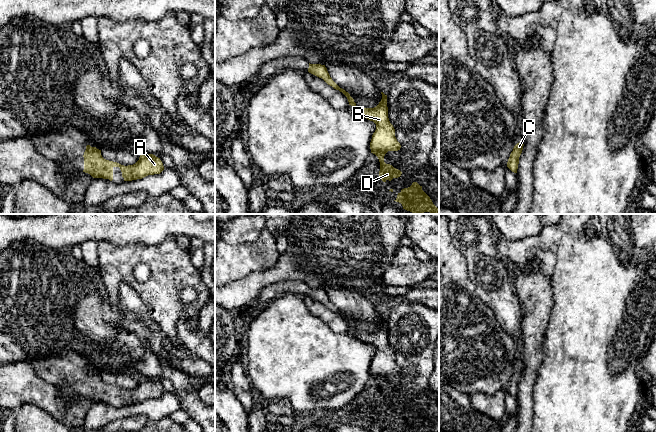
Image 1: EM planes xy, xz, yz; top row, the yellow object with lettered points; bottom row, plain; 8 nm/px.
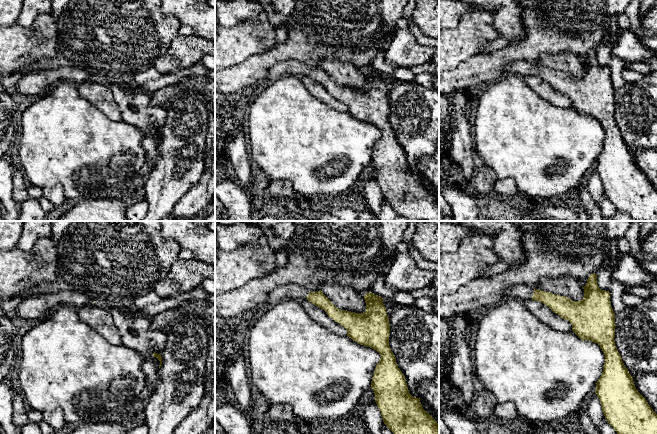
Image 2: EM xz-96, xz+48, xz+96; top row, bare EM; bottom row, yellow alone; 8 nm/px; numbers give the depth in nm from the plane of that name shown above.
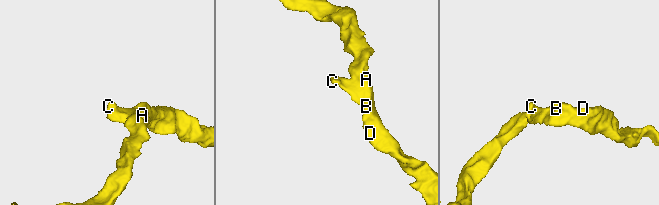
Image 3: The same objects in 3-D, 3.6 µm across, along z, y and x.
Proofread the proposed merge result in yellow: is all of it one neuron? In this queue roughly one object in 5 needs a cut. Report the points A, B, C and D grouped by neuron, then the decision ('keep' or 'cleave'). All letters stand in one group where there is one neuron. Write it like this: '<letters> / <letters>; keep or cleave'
A B C D; keep

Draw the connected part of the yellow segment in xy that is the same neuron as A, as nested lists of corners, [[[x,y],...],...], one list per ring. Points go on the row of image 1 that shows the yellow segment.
[[[87,145],[83,157],[83,172],[90,174],[93,178],[109,179],[110,181],[113,180],[114,167],[120,168],[124,181],[142,179],[148,175],[160,174],[164,170],[160,158],[153,154],[142,154],[135,164],[124,166],[104,159],[101,150]]]

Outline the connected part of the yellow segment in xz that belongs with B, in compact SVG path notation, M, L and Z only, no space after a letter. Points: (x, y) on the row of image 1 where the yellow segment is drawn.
M383 92L382 99L374 108L357 108L356 113L373 121L376 130L370 142L371 153L375 154L380 162L379 176L383 182L391 181L393 178L401 176L402 172L390 164L384 162L384 156L388 151L398 151L400 143L395 137L395 129L388 118L387 95Z

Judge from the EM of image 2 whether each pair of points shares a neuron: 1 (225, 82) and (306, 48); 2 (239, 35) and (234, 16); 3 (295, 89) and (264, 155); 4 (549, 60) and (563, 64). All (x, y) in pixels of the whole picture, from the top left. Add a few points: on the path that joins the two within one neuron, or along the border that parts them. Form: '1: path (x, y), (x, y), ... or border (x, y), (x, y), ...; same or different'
1: path (245, 75), (266, 60), (286, 51); same
2: border (258, 15), (253, 20), (243, 20), (225, 27); different
3: path (286, 105), (286, 133), (280, 139); same
4: path (552, 61), (560, 62); same

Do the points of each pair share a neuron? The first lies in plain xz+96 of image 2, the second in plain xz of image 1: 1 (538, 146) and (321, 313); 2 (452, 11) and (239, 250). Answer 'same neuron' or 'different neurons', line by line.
1: different neurons
2: different neurons

